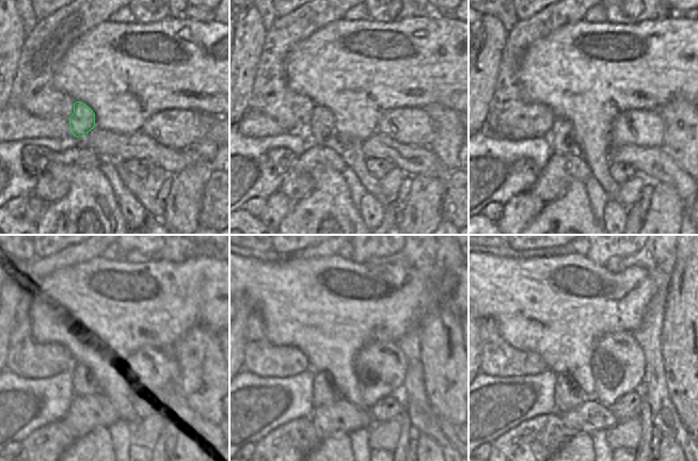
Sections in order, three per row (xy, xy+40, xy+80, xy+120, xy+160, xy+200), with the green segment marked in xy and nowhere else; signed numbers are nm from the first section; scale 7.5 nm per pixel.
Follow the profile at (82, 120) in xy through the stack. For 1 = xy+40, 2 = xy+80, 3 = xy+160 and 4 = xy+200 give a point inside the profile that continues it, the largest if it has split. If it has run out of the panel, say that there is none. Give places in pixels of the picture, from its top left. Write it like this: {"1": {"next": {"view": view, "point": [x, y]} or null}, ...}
{"1": {"next": {"view": "xy+40", "point": [320, 129]}}, "2": {"next": {"view": "xy+80", "point": [560, 136]}}, "3": {"next": {"view": "xy+160", "point": [324, 393]}}, "4": {"next": {"view": "xy+200", "point": [566, 396]}}}

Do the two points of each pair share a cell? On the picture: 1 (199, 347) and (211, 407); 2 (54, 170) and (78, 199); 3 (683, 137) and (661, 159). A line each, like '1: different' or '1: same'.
1: same
2: same
3: different

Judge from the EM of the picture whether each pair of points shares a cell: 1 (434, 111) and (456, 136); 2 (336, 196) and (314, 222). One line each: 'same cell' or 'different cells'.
1: same cell
2: same cell

